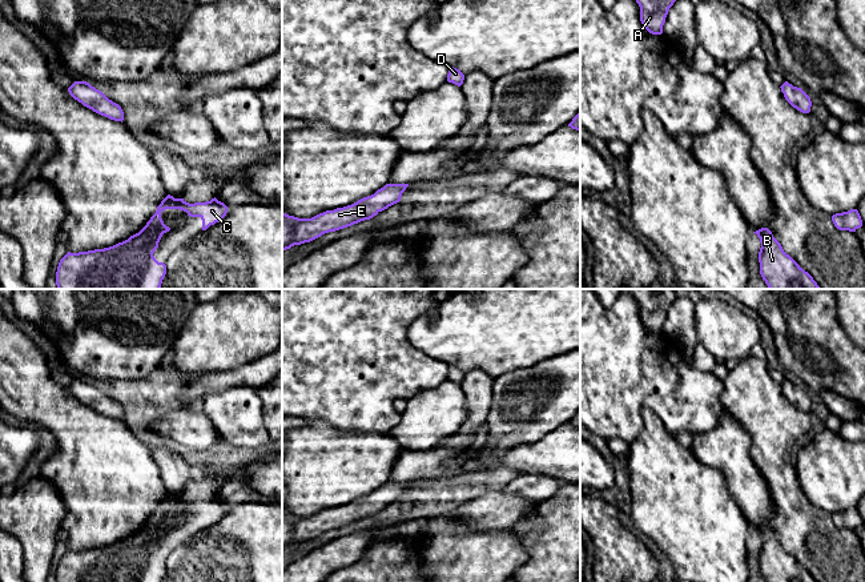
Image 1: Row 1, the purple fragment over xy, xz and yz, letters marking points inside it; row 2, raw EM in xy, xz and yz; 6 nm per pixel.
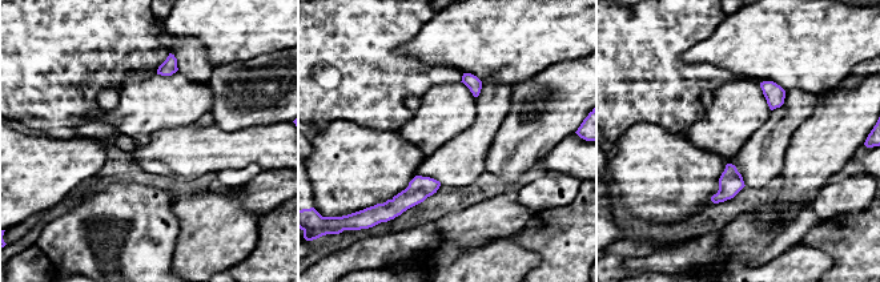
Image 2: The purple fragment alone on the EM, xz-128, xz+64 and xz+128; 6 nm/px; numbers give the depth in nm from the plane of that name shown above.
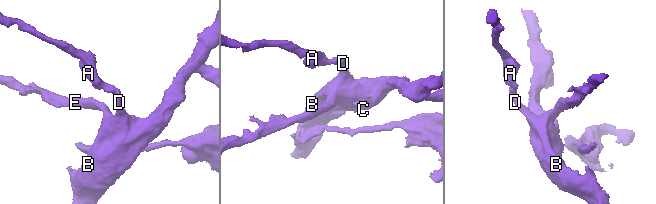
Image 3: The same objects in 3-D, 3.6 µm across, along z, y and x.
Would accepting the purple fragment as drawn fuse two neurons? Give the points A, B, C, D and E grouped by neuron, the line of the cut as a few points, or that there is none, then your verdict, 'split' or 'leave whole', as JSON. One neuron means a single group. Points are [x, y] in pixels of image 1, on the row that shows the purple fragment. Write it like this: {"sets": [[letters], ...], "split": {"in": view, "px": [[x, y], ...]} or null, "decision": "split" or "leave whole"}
{"sets": [["A", "B", "C", "D", "E"]], "split": null, "decision": "leave whole"}

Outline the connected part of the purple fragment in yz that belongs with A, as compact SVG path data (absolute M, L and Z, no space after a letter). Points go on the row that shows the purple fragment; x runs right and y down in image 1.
M636 0L640 7L640 21L652 35L661 35L665 17L676 0Z

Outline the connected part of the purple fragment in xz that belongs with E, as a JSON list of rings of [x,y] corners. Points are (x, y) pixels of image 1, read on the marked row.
[[[386,184],[374,194],[357,202],[326,210],[311,218],[298,218],[282,212],[282,252],[294,245],[310,242],[325,233],[335,232],[365,220],[401,201],[409,184]]]

